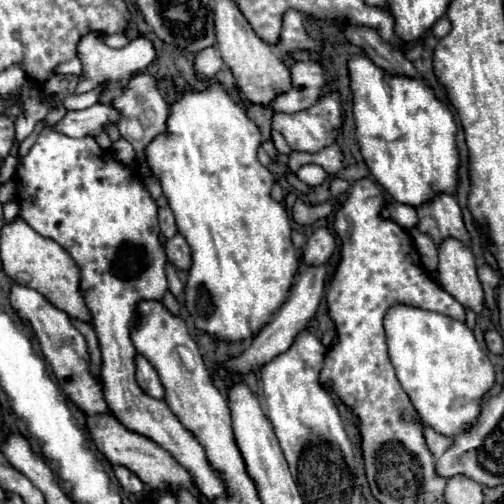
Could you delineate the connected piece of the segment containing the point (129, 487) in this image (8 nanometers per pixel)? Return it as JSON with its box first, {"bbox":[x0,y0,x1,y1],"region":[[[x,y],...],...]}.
{"bbox":[114,466,144,492],"region":[[[114,466],[114,476],[118,478],[120,486],[122,486],[126,492],[142,492],[142,490],[144,490],[142,480],[140,480],[134,472],[130,472],[128,468],[124,468],[124,466]]]}

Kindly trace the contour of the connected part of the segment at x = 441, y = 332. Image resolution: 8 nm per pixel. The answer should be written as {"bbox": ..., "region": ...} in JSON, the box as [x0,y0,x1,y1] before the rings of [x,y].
{"bbox":[384,304,494,438],"region":[[[394,304],[384,316],[384,332],[396,378],[426,426],[452,438],[476,420],[482,396],[494,384],[494,366],[464,322],[440,312]]]}

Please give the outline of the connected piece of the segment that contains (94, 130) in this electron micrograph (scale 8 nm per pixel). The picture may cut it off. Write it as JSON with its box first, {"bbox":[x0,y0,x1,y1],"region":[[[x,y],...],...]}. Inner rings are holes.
{"bbox":[52,104,118,138],"region":[[[94,104],[86,110],[66,112],[66,116],[56,122],[52,128],[60,134],[66,134],[70,138],[82,138],[82,136],[96,136],[104,130],[106,124],[118,122],[118,112],[112,104]]]}

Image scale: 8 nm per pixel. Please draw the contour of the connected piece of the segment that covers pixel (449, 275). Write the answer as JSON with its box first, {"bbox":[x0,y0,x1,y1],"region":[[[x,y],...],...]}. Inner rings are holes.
{"bbox":[438,238,484,312],"region":[[[444,238],[438,244],[438,282],[462,306],[474,312],[482,310],[484,292],[476,274],[470,248],[456,238]]]}

